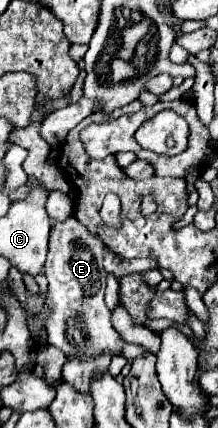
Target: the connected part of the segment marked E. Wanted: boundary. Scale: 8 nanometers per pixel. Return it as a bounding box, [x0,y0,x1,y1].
[44,217,144,361]

